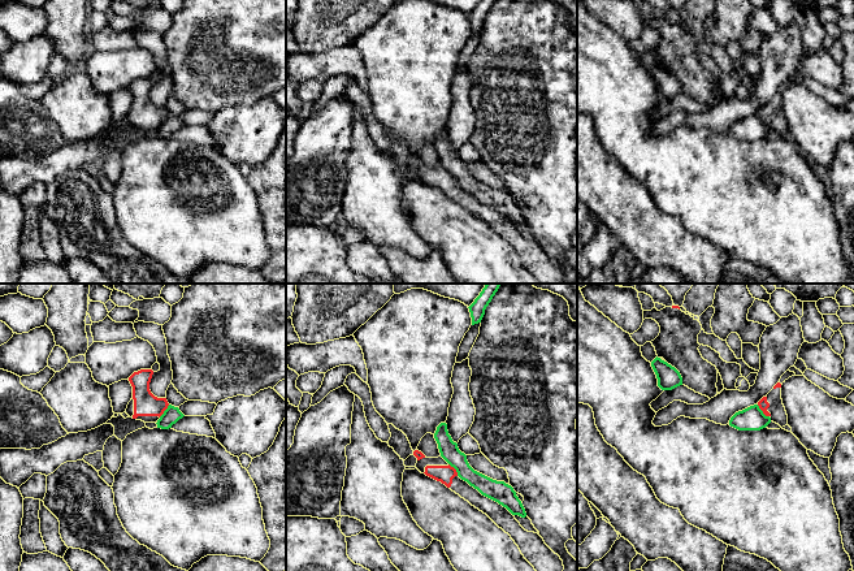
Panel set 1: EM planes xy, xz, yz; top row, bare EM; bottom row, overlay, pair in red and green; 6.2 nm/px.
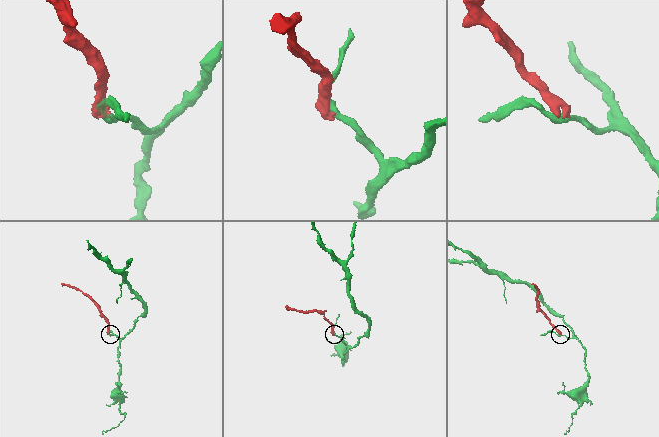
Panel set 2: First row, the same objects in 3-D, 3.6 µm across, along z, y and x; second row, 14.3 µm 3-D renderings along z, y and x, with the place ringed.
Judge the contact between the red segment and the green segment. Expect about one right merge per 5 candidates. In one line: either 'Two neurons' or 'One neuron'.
Two neurons

